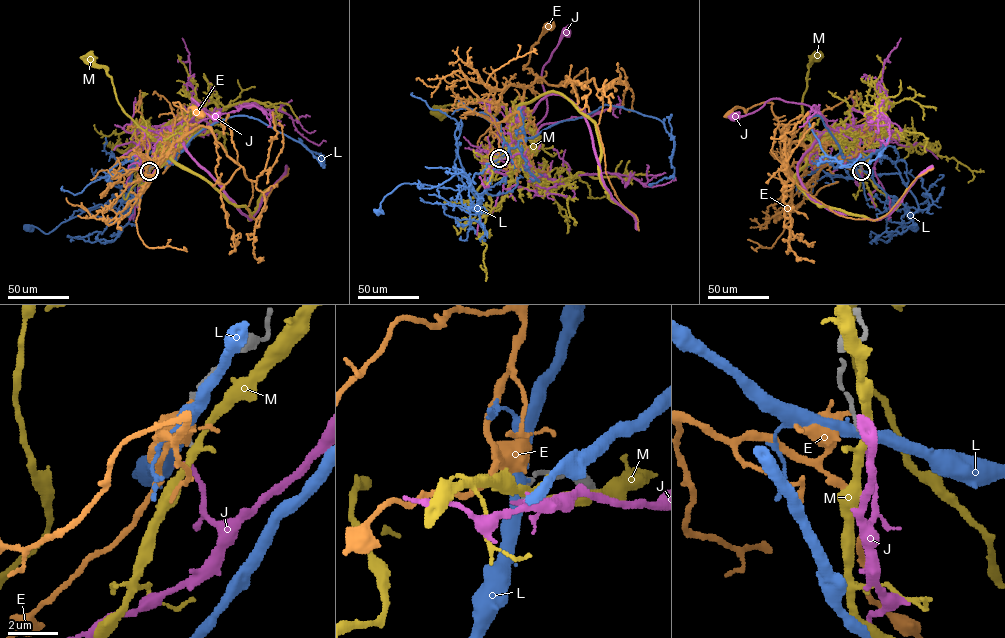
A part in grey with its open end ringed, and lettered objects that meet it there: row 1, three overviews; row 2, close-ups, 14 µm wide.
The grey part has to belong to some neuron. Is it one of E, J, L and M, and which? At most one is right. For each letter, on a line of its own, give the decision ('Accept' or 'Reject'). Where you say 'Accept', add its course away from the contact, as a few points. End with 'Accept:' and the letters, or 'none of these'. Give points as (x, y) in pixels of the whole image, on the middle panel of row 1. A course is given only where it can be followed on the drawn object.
E: Reject
J: Accept
L: Reject
M: Reject
Accept: J

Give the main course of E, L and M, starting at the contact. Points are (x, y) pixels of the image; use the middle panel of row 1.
E: (499, 158), (499, 138), (490, 125), (524, 104), (525, 89), (537, 76), (523, 67), (550, 26)
L: (499, 158), (491, 181), (481, 193), (469, 189), (402, 183), (384, 197), (377, 211)
M: (499, 158), (508, 156), (511, 139), (511, 122), (501, 105), (467, 99), (463, 104), (446, 105), (437, 112)

